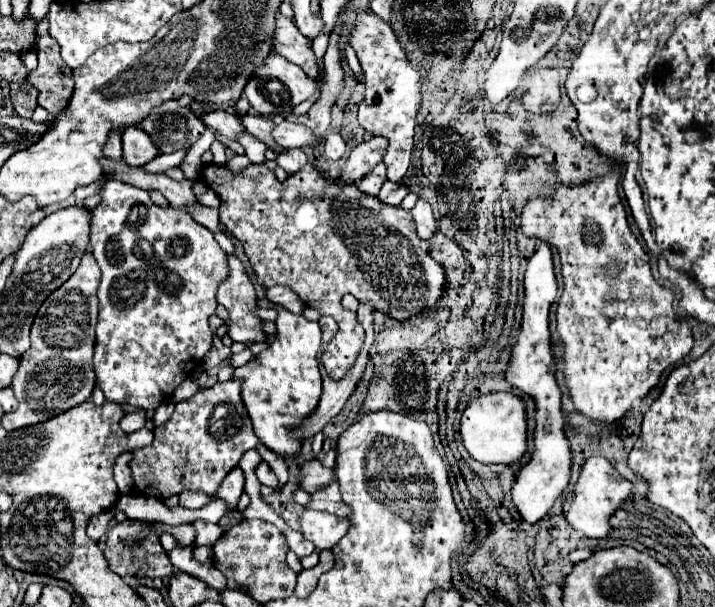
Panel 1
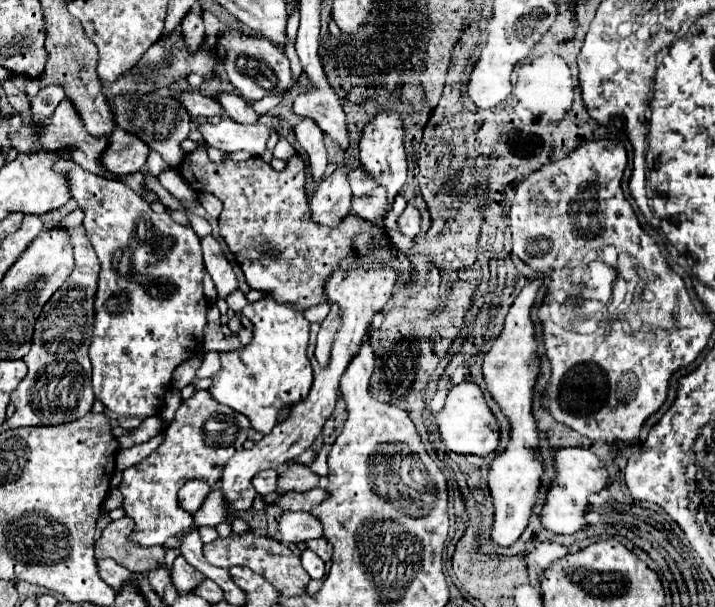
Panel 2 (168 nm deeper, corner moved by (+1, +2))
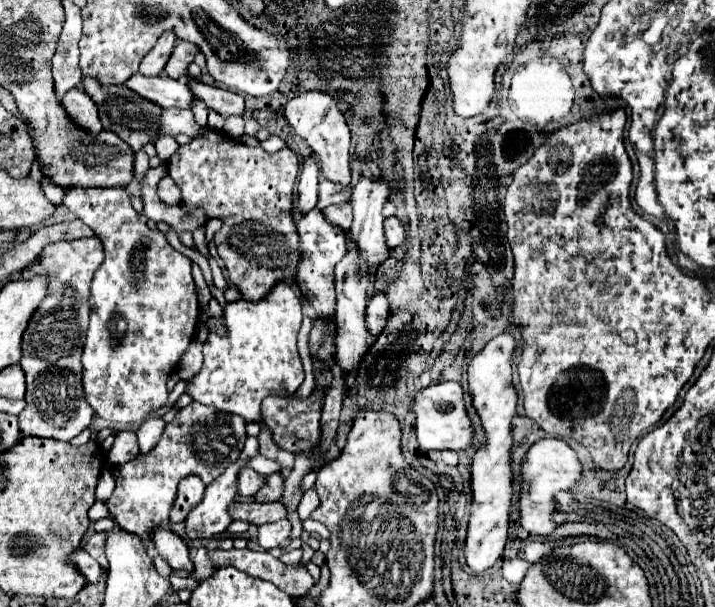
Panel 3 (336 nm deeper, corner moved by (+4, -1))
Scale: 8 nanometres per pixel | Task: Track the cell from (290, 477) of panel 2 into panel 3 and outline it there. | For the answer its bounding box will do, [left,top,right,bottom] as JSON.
[254,473,284,503]

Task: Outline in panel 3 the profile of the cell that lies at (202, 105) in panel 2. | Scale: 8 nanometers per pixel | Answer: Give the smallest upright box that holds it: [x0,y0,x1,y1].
[124,73,194,109]

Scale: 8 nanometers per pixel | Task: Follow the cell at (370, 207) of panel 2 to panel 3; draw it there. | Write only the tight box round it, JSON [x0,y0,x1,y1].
[324,203,352,231]

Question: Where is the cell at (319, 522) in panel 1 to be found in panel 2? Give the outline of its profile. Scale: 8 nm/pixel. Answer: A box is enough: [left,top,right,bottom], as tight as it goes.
[279,512,323,544]

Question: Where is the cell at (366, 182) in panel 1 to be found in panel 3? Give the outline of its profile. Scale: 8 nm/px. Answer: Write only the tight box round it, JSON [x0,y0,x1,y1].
[318,181,350,209]

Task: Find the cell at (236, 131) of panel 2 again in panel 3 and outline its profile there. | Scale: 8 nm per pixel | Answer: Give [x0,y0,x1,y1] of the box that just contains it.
[158,109,206,137]

